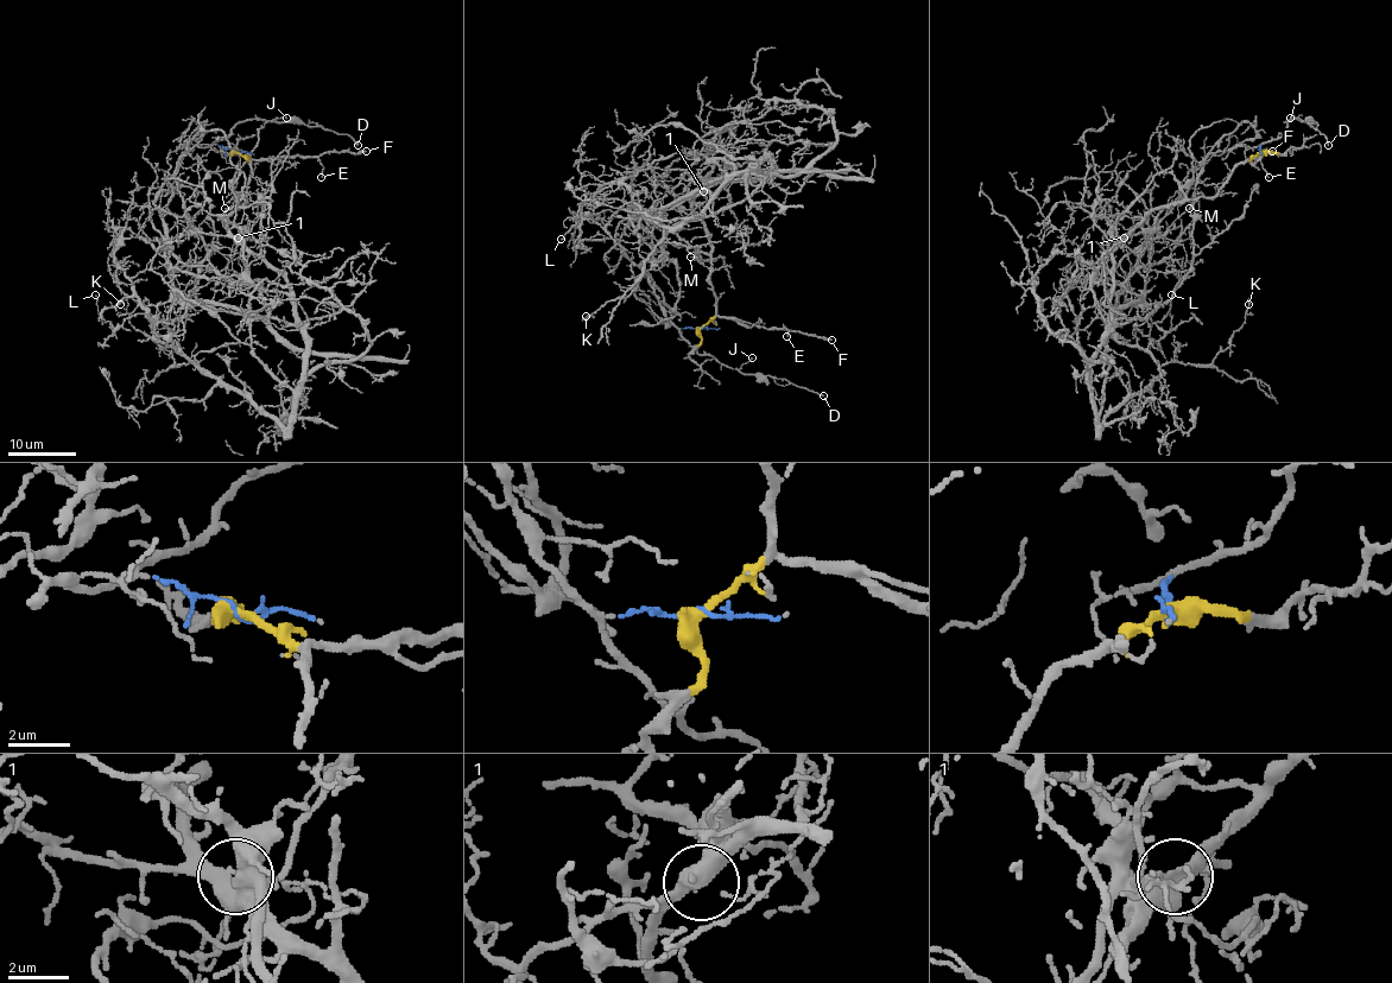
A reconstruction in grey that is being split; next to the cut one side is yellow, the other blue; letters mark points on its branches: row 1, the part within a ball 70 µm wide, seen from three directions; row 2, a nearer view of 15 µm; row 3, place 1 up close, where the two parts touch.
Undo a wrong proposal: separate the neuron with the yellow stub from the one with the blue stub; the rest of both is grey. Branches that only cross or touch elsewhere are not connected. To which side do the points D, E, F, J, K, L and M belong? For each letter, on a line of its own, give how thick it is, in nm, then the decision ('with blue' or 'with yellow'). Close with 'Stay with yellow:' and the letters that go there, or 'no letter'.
D: 180 nm | with blue
E: 110 nm | with yellow
F: 280 nm | with yellow
J: 110 nm | with blue
K: 100 nm | with yellow
L: 120 nm | with yellow
M: 80 nm | with yellow
Stay with yellow: E, F, K, L, M

